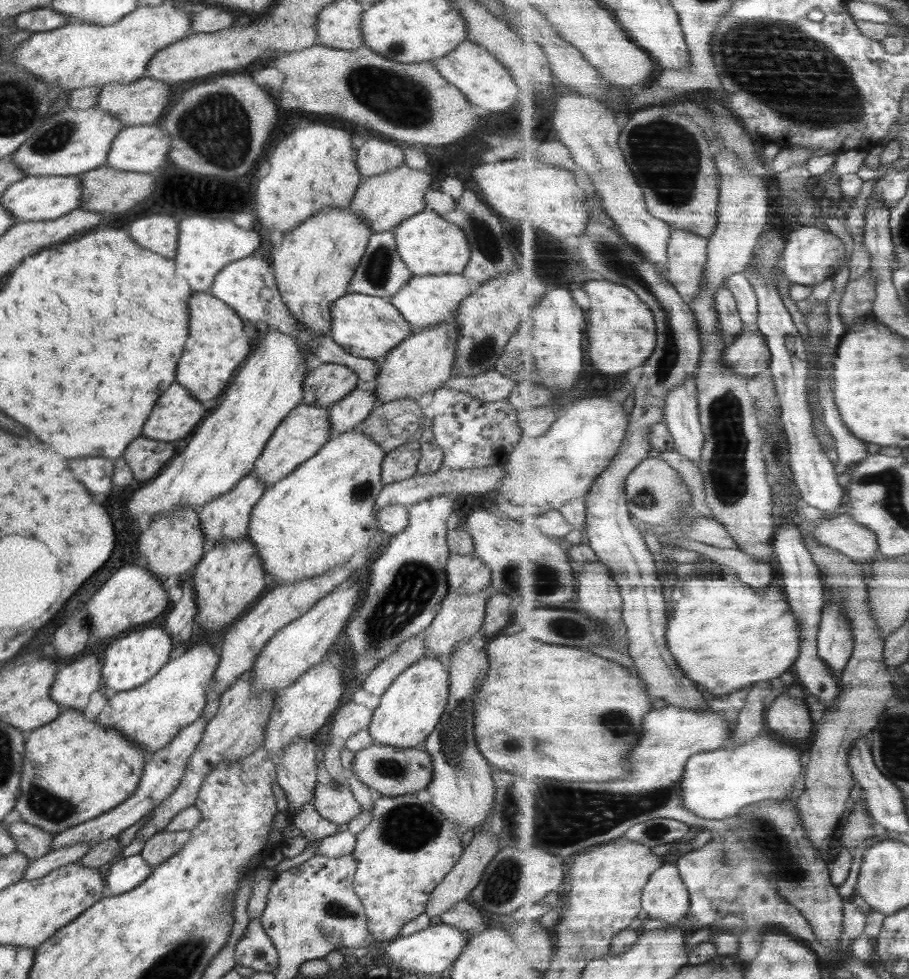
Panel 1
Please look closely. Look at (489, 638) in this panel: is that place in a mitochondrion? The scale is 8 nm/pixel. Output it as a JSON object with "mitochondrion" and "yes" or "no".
{"mitochondrion":"no"}

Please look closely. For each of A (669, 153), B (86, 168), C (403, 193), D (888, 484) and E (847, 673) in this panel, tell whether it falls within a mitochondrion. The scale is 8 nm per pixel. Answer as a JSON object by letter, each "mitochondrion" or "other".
{"A":"mitochondrion","B":"other","C":"other","D":"mitochondrion","E":"other"}

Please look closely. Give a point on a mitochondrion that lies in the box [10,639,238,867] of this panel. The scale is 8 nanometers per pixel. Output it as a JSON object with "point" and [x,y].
{"point":[50,807]}

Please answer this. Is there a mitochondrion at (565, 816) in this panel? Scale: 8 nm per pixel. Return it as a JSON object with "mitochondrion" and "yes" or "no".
{"mitochondrion":"yes"}

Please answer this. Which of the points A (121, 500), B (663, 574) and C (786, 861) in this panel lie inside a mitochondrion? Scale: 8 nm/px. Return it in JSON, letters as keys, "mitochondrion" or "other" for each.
{"A":"other","B":"other","C":"mitochondrion"}

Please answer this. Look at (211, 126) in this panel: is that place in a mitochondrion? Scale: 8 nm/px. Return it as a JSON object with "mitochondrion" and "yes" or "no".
{"mitochondrion":"yes"}

